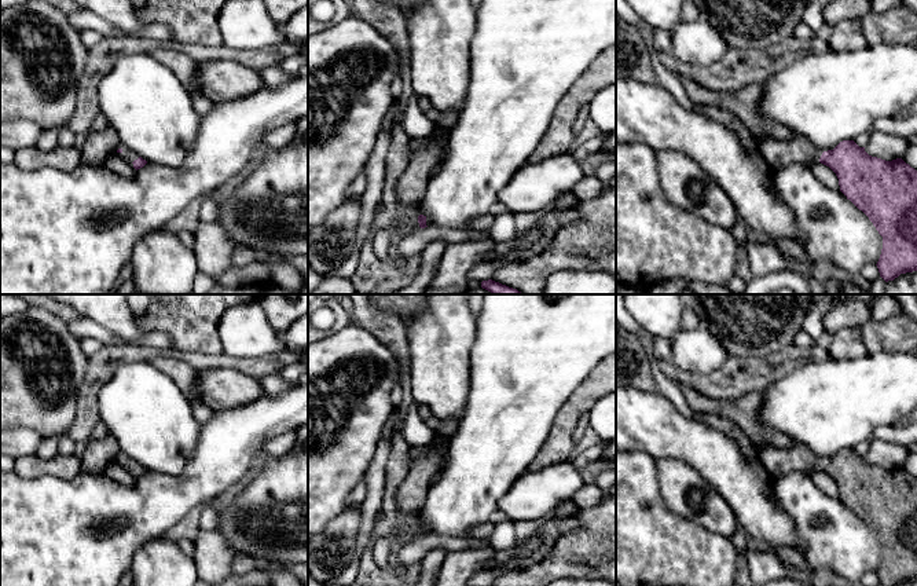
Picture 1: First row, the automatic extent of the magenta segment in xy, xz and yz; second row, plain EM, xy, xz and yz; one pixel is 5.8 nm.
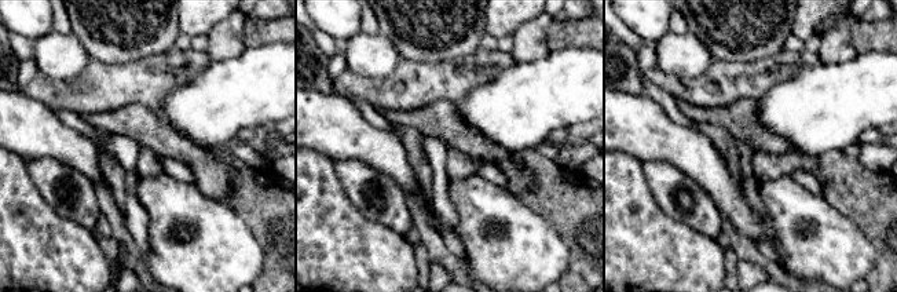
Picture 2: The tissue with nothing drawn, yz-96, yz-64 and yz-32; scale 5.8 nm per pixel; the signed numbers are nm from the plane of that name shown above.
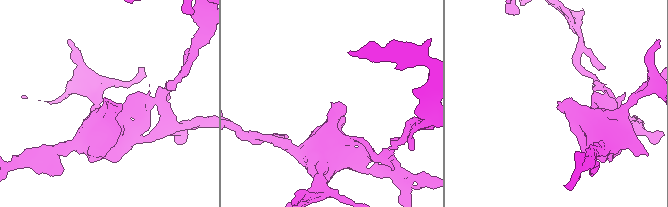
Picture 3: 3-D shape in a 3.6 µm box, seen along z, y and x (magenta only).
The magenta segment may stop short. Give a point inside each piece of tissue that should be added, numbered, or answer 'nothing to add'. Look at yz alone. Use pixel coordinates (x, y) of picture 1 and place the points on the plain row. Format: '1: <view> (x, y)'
1: yz (777, 461)

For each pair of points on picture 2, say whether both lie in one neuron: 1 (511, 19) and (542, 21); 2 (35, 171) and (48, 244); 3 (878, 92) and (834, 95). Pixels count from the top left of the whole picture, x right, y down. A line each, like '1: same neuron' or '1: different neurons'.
1: different neurons
2: different neurons
3: same neuron

